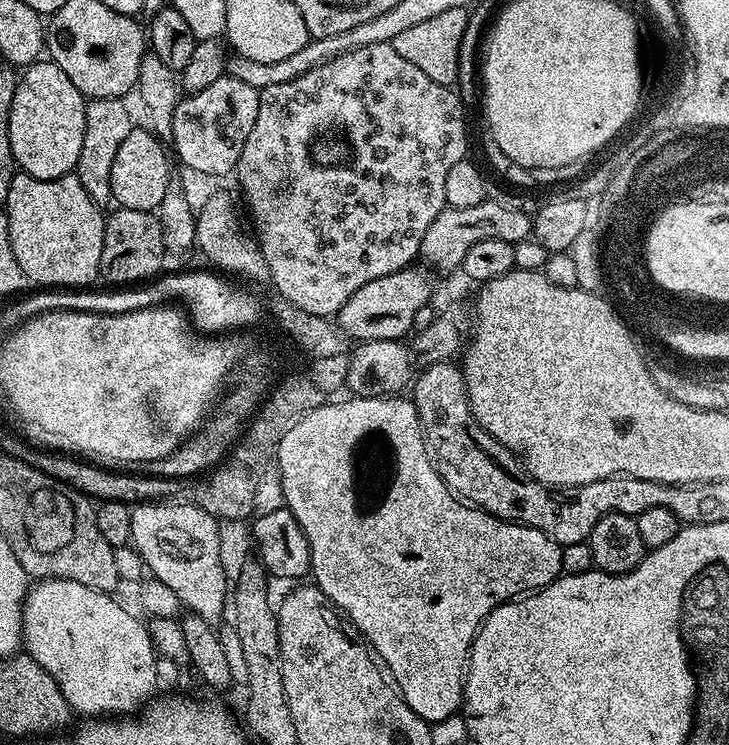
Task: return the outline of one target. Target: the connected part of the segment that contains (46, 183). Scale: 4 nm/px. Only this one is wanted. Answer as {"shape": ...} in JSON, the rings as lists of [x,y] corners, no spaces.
{"shape":[[[17,171],[10,182],[10,194],[6,205],[8,218],[8,233],[10,246],[14,250],[14,258],[18,266],[22,266],[25,281],[32,280],[36,286],[59,286],[64,290],[76,290],[81,286],[88,286],[100,274],[102,262],[102,246],[104,245],[104,222],[106,219],[101,205],[92,201],[90,194],[82,190],[82,182],[74,174],[54,178],[53,180],[39,180]]]}

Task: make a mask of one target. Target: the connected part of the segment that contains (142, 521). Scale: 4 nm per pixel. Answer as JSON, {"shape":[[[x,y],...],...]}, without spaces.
{"shape":[[[175,502],[136,504],[130,518],[131,547],[136,547],[145,566],[152,571],[149,573],[174,590],[189,613],[202,617],[213,626],[219,625],[219,620],[224,616],[224,603],[227,605],[230,600],[230,579],[223,572],[222,562],[219,561],[218,528],[218,520],[206,510],[196,505],[178,505]]]}

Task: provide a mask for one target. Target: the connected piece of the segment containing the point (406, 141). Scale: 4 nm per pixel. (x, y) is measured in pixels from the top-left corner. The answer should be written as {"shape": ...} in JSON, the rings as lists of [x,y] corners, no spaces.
{"shape":[[[391,43],[350,50],[325,64],[314,66],[314,70],[306,70],[306,74],[290,82],[278,82],[278,86],[259,89],[258,118],[254,118],[254,130],[250,130],[246,146],[242,146],[234,177],[244,191],[248,212],[256,223],[254,239],[266,258],[266,266],[270,266],[268,279],[271,287],[276,287],[293,309],[323,318],[335,317],[340,307],[358,290],[362,290],[366,282],[374,282],[374,278],[407,268],[415,261],[412,259],[420,256],[422,238],[426,238],[430,222],[434,222],[434,218],[438,218],[440,211],[446,207],[446,178],[452,167],[469,155],[464,108],[452,91],[449,85],[433,82],[428,75],[422,74],[422,70],[418,70],[418,66],[406,62],[406,58],[402,58]]]}

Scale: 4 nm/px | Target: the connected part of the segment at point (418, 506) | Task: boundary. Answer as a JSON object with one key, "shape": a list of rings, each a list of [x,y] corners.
{"shape":[[[400,394],[357,395],[352,399],[356,400],[340,400],[337,404],[327,402],[318,406],[301,420],[296,426],[296,432],[292,432],[288,440],[284,440],[284,445],[276,444],[284,503],[294,514],[294,518],[298,518],[298,526],[302,526],[308,539],[312,555],[310,576],[316,587],[323,590],[328,601],[336,605],[350,621],[351,627],[367,641],[373,653],[382,661],[392,683],[399,688],[400,696],[408,703],[410,710],[414,710],[414,714],[428,721],[429,725],[434,725],[461,711],[468,651],[472,648],[472,639],[480,629],[480,623],[499,604],[515,601],[521,594],[535,593],[561,575],[561,545],[554,543],[546,534],[542,534],[542,530],[530,528],[527,524],[514,524],[511,520],[499,520],[489,512],[483,512],[481,508],[461,500],[440,477],[435,464],[432,463],[428,446],[424,442],[424,432],[420,429],[418,410],[411,399]]]}

